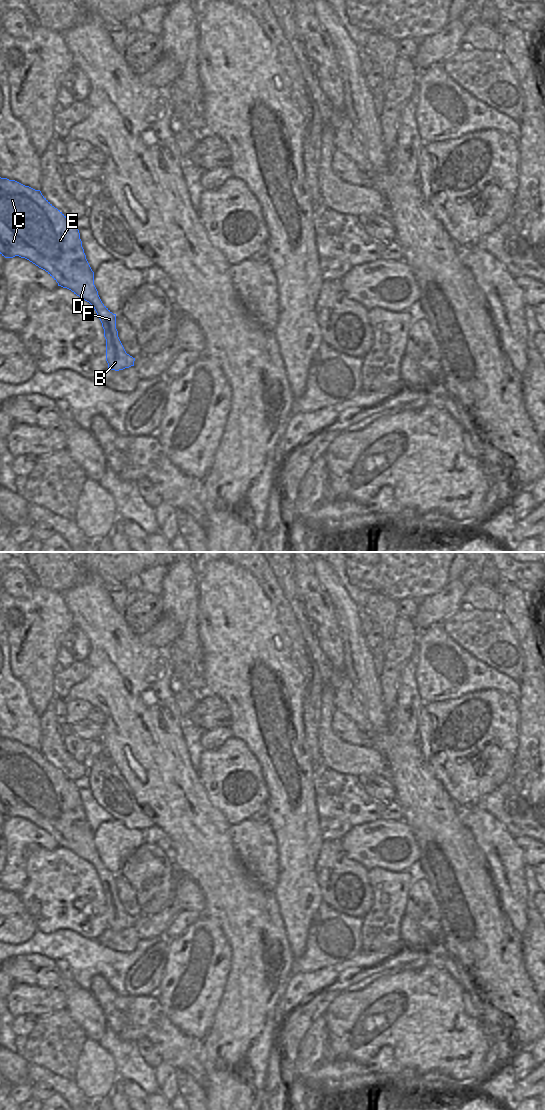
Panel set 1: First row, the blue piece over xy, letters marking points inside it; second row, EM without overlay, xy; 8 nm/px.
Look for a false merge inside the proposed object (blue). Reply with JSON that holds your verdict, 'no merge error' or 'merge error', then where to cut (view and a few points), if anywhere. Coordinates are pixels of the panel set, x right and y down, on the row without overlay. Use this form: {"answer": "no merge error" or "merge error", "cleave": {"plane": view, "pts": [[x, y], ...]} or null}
{"answer": "no merge error", "cleave": null}

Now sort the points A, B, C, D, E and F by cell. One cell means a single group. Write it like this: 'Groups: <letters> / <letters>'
Groups: A B C D E F.

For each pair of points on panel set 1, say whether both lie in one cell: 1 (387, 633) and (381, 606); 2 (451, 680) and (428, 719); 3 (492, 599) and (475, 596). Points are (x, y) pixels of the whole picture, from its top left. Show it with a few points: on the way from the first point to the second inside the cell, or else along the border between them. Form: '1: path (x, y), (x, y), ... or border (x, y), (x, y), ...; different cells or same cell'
1: path (387, 626), (384, 613); same cell
2: border (461, 695), (452, 699), (429, 701), (424, 704); different cells
3: path (488, 599), (479, 596); same cell

